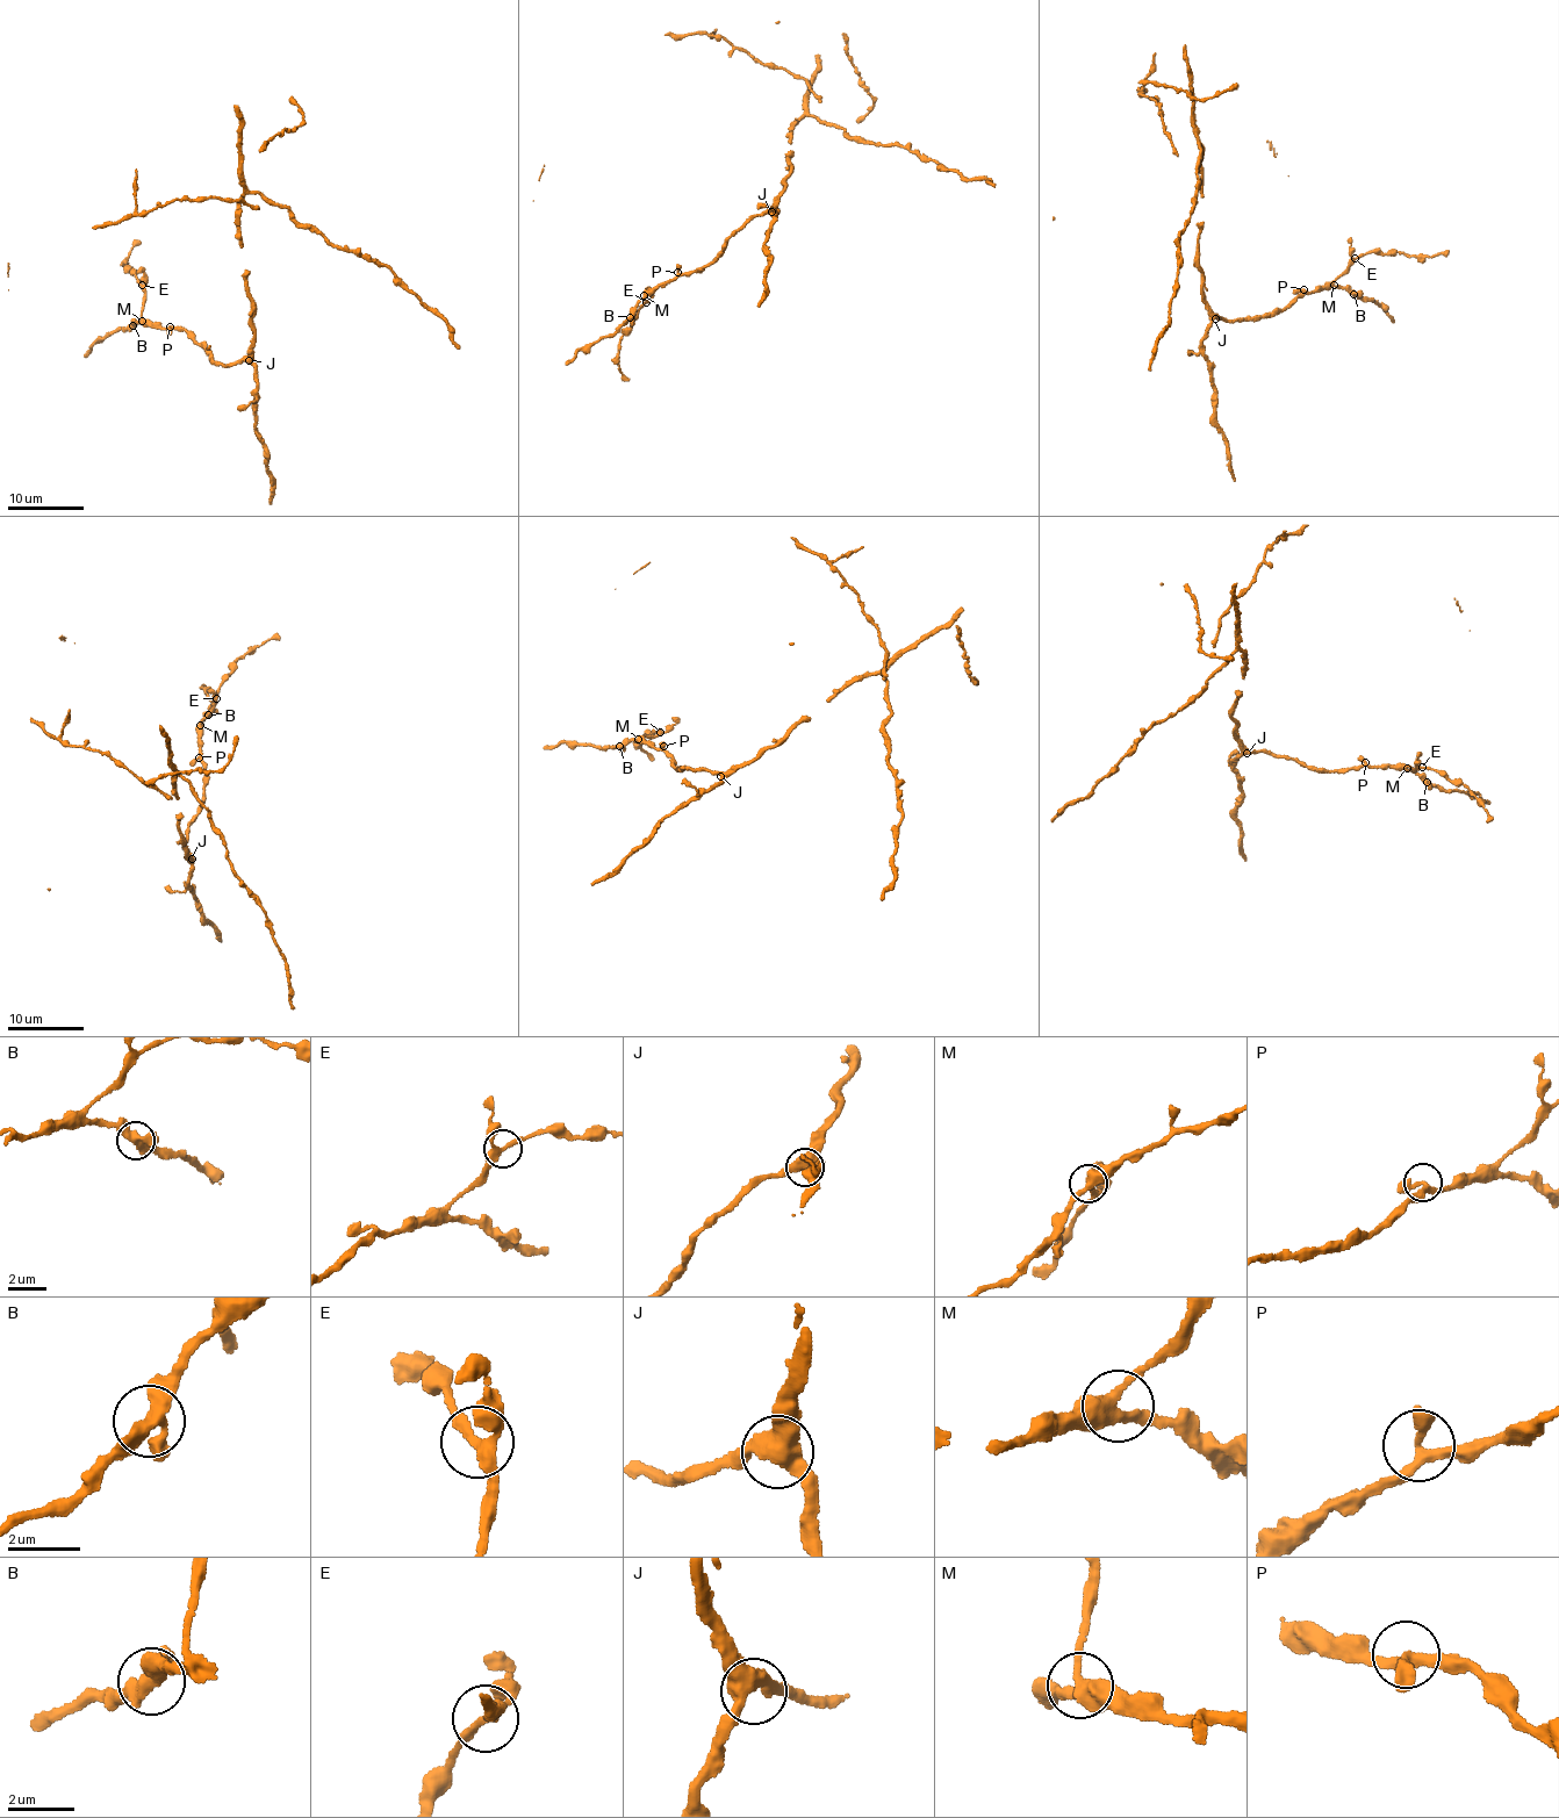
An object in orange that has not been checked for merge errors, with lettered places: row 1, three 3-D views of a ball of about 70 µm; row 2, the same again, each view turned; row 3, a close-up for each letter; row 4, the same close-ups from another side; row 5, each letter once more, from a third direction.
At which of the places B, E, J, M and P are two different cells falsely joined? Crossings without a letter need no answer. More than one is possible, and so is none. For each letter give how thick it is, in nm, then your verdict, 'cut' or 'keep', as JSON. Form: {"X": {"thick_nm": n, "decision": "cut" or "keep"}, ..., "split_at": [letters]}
{"B": {"thick_nm": 380, "decision": "keep"}, "E": {"thick_nm": 280, "decision": "keep"}, "J": {"thick_nm": 480, "decision": "keep"}, "M": {"thick_nm": 400, "decision": "keep"}, "P": {"thick_nm": 280, "decision": "keep"}, "split_at": []}

